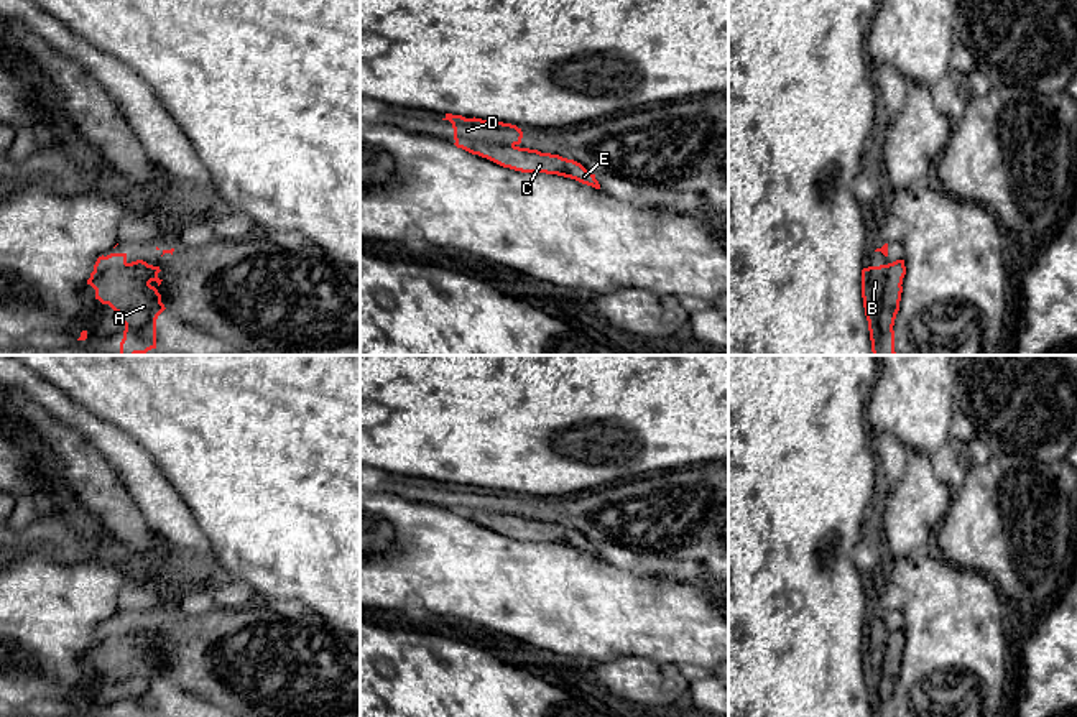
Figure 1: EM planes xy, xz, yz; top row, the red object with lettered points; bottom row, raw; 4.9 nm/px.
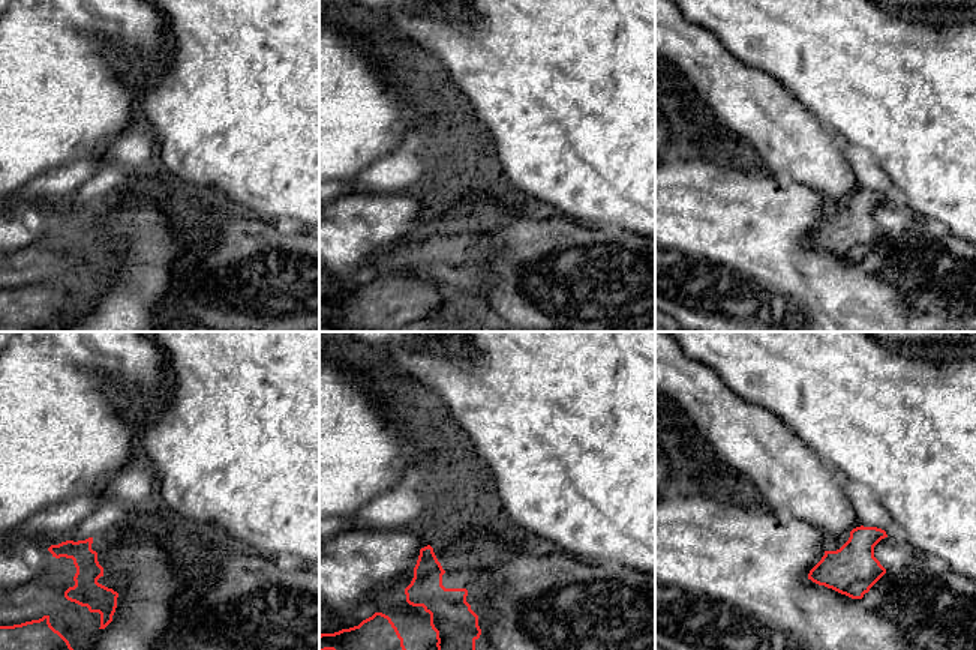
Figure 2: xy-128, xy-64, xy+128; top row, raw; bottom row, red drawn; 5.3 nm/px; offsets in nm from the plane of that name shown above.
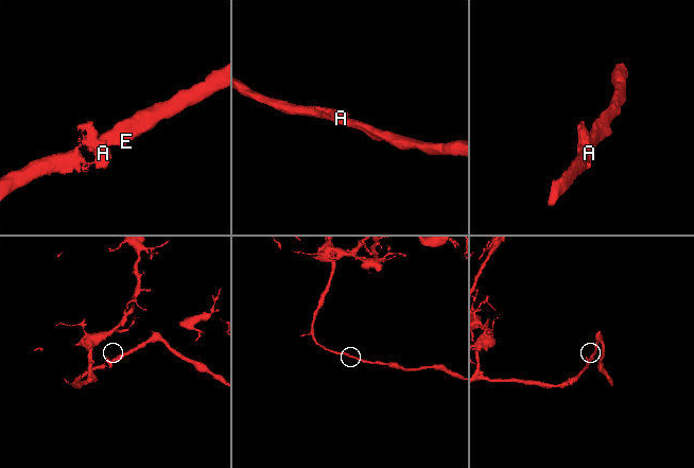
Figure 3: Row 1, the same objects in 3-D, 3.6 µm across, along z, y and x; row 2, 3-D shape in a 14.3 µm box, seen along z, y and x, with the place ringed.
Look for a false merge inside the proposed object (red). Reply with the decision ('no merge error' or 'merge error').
no merge error

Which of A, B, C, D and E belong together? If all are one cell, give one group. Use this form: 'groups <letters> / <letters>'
groups A B C D E

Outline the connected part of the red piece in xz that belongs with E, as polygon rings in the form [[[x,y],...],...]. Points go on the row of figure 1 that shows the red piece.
[[[446,113],[442,120],[452,123],[454,145],[472,155],[515,171],[557,174],[600,189],[595,174],[587,171],[580,163],[559,155],[520,148],[523,132],[516,125],[475,117],[465,118],[452,113]]]

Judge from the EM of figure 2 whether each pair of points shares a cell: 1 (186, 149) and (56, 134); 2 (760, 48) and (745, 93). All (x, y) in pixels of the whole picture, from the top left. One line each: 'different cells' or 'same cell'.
1: different cells
2: different cells

